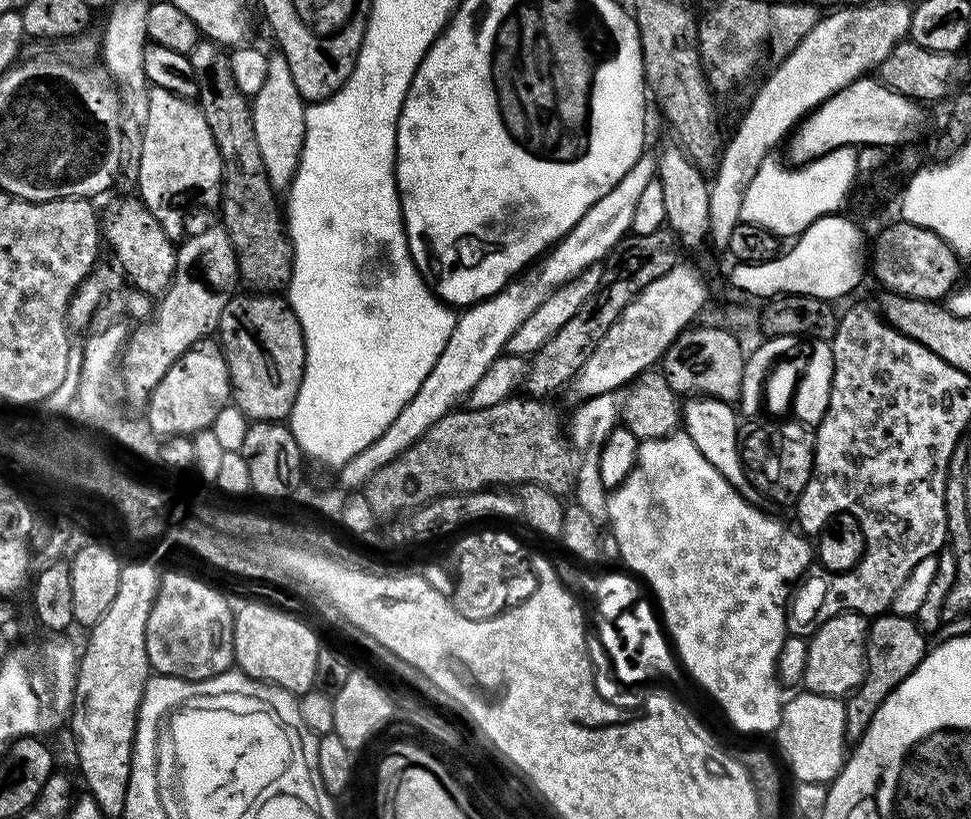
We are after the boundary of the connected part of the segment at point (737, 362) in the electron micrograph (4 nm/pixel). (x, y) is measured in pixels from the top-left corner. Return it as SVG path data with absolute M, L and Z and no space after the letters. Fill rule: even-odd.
M689 326L681 332L679 338L664 352L662 371L668 378L668 384L677 394L685 394L689 397L712 397L716 400L736 402L740 399L742 390L742 378L744 377L744 362L746 352L740 349L740 344L731 336L733 333L727 327L724 328L696 328Z

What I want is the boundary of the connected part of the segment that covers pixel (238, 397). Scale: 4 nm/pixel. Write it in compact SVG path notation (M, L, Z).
M237 294L230 302L226 302L226 310L222 310L218 343L224 353L224 361L228 367L228 378L232 387L231 403L247 416L249 421L270 420L284 422L294 410L294 402L298 398L298 390L304 377L306 350L302 326L294 314L291 304L280 294Z

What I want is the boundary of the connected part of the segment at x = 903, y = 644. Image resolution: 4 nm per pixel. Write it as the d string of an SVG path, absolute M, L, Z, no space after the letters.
M881 614L869 623L864 681L847 697L844 706L846 741L859 742L864 737L870 722L874 722L874 714L878 714L882 702L886 702L888 695L921 664L930 648L930 644L924 639L924 629L911 616Z

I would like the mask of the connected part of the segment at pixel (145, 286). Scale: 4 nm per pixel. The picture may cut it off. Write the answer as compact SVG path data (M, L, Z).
M124 200L121 204L114 205L108 213L103 213L102 240L107 247L108 244L112 247L112 252L120 263L119 271L128 274L135 291L143 292L151 298L164 295L176 269L177 245L168 237L166 230L162 230L158 218L150 214L143 200Z

